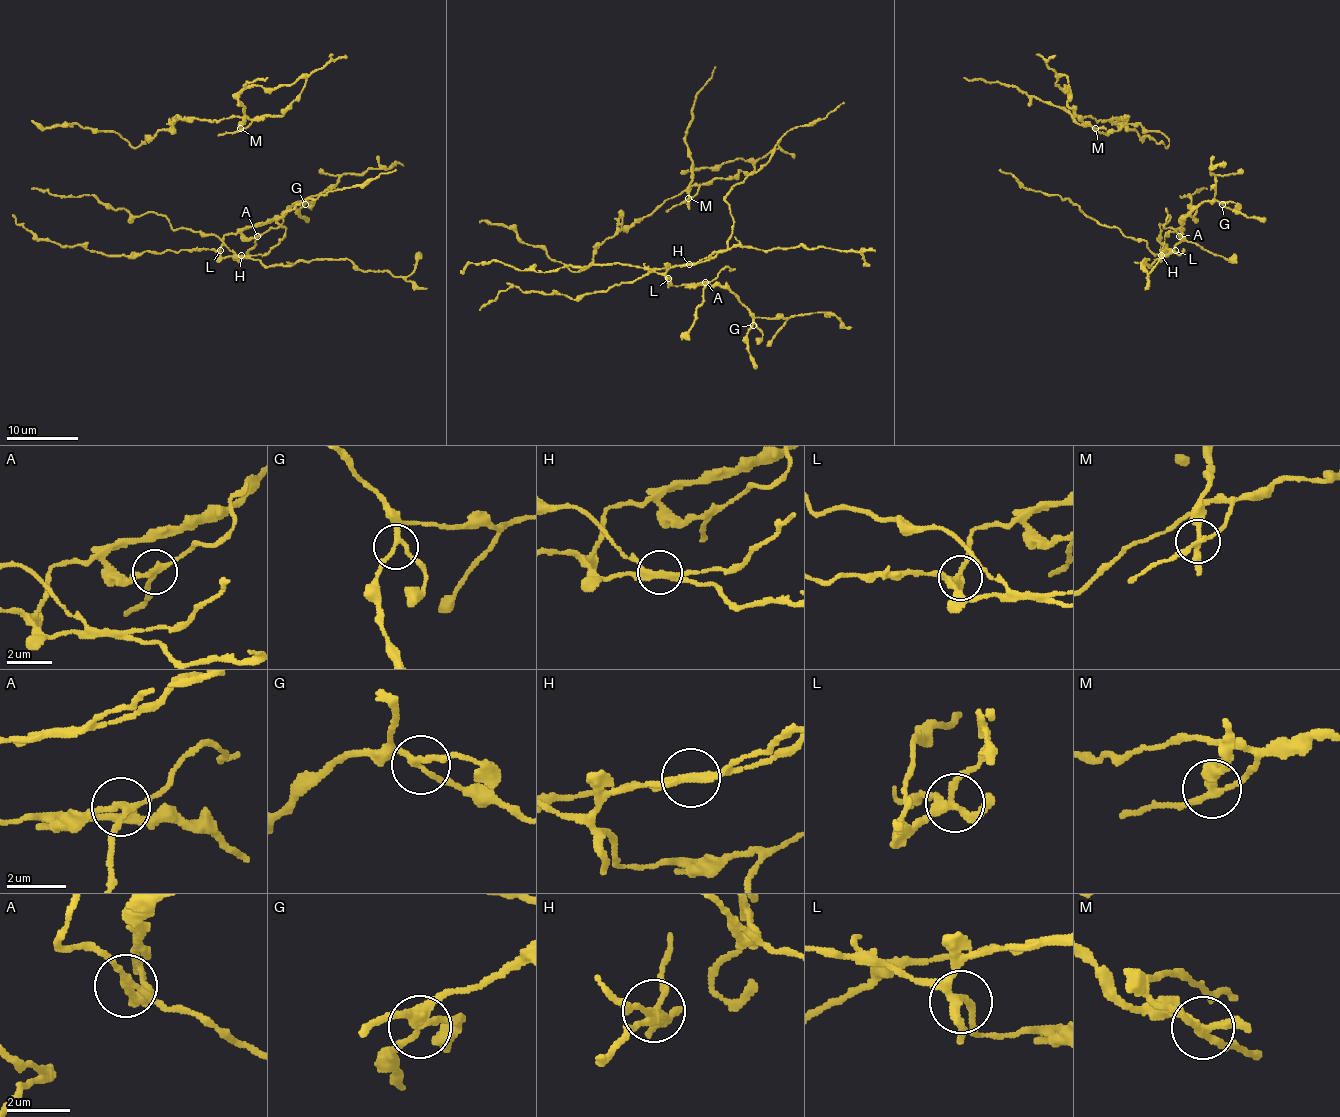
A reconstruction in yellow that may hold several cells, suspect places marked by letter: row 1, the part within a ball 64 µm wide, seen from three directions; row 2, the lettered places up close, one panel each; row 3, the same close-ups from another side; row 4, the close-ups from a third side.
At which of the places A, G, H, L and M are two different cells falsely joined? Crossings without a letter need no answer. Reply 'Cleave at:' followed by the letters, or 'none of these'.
Cleave at: A, H, M

